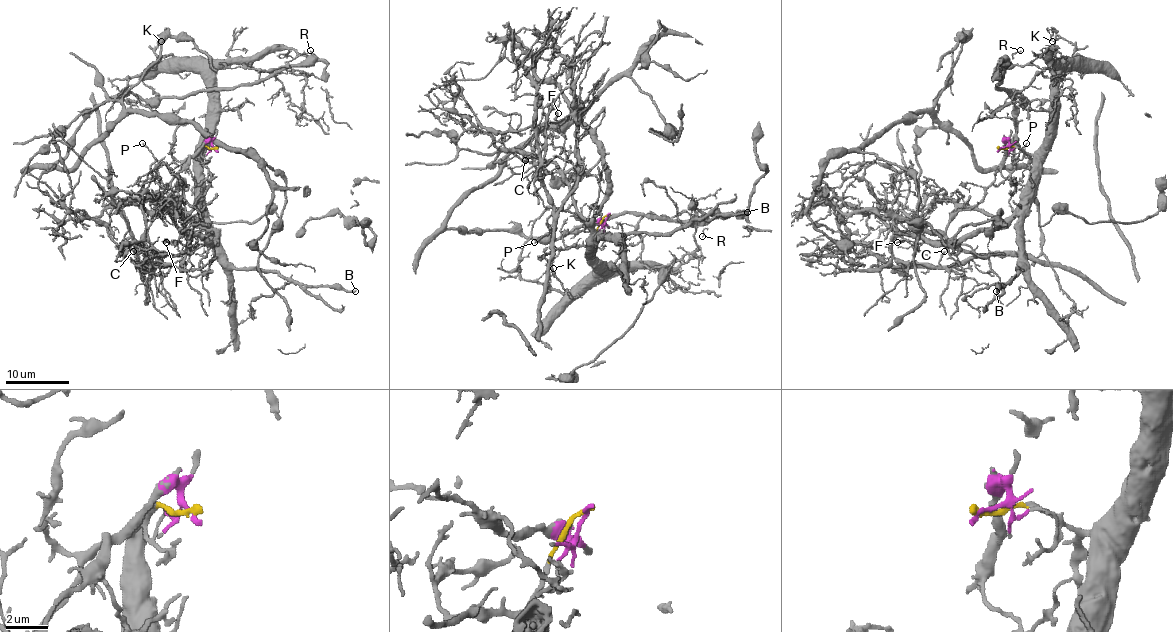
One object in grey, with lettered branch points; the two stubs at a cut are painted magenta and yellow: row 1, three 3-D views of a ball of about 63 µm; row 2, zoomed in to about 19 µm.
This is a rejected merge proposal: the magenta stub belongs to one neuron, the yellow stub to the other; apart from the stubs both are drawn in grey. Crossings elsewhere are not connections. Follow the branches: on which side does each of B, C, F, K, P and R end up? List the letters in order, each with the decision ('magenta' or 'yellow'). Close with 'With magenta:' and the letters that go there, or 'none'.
B: yellow
C: magenta
F: magenta
K: yellow
P: magenta
R: yellow
With magenta: C, F, P

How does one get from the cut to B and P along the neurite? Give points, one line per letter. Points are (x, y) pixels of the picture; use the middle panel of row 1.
B: (607, 216), (591, 249), (599, 239), (668, 233), (695, 219), (747, 212)
P: (607, 216), (601, 223), (579, 220), (567, 211), (556, 211), (547, 220), (550, 230), (534, 243)

